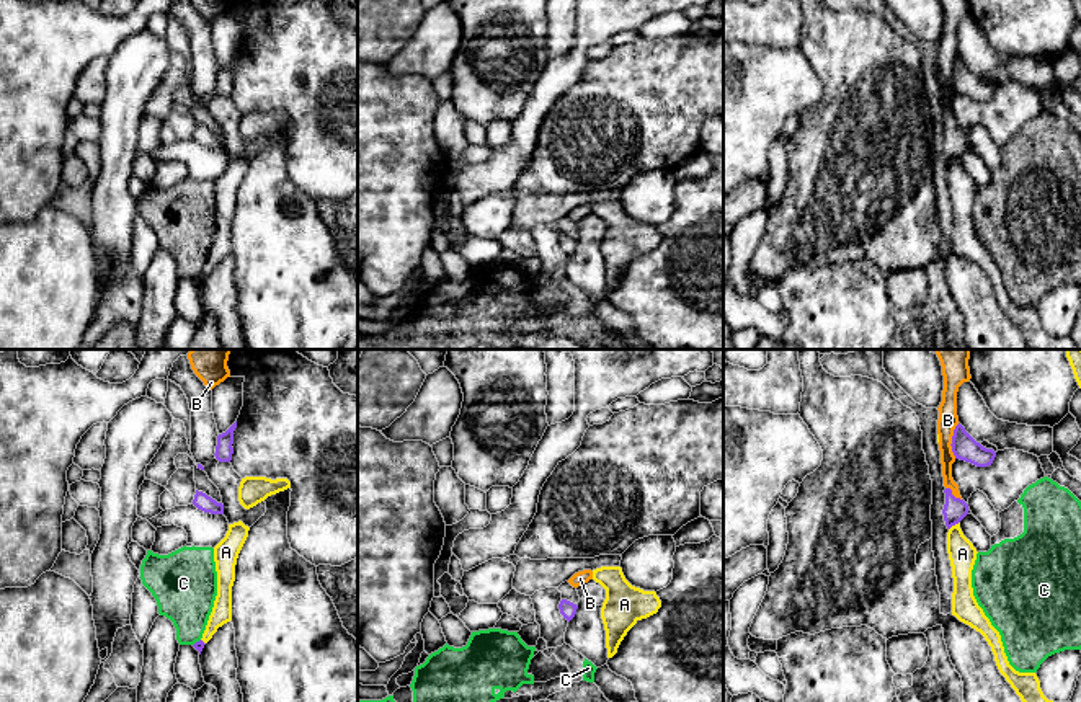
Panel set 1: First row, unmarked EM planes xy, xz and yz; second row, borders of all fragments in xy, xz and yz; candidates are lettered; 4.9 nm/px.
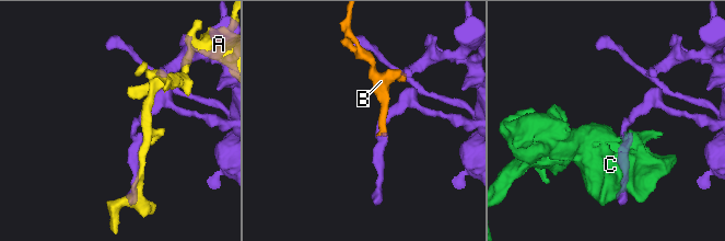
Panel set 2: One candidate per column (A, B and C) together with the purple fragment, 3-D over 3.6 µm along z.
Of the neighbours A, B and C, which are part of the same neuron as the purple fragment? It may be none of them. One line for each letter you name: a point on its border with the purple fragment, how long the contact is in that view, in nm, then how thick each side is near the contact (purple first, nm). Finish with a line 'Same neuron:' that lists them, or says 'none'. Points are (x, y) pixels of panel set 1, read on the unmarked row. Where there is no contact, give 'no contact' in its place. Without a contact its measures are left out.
B: contact yz (952, 75); length 180 nm; calibres 120 and 100 nm
Same neuron: B

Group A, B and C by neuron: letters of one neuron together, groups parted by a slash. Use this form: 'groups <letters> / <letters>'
groups A / B / C

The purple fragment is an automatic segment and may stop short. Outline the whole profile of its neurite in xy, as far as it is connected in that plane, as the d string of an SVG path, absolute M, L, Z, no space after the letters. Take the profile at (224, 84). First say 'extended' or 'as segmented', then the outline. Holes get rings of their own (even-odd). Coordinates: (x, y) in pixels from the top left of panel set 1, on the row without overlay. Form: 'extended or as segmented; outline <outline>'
as segmented; outline M237 56L222 69L217 70L217 80L216 80L216 93L219 96L230 96L234 88L234 65L237 62Z

